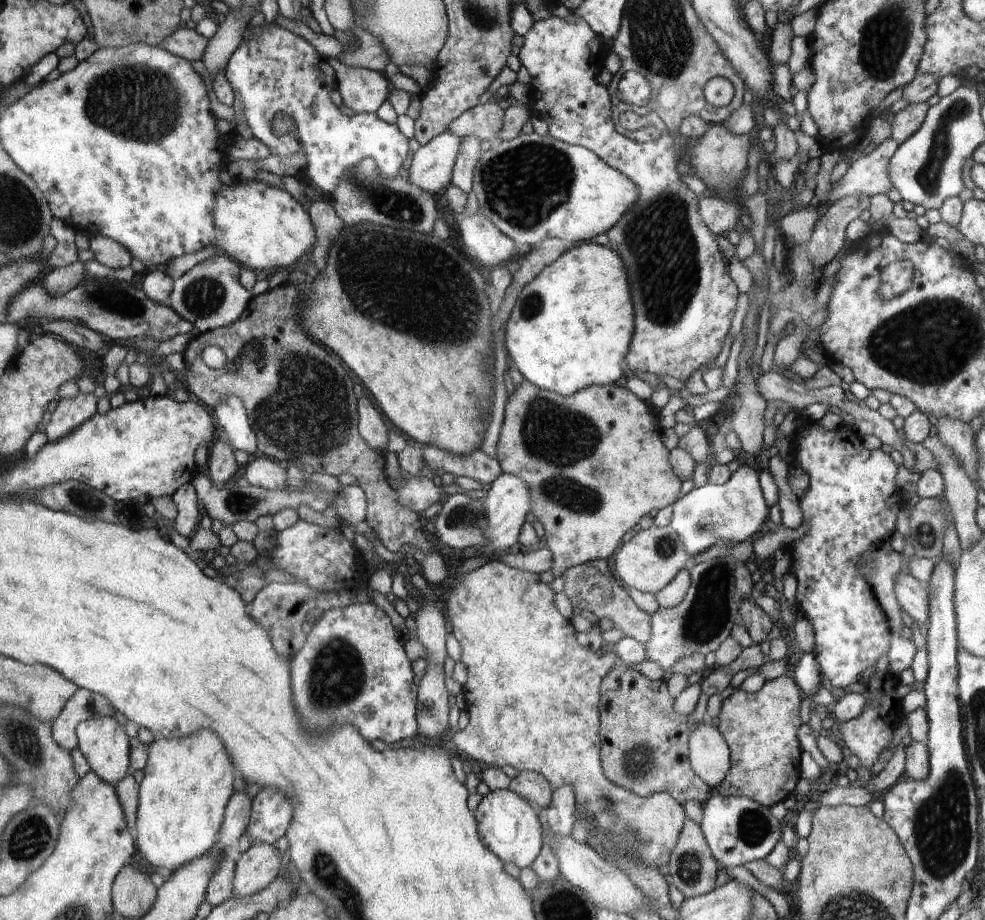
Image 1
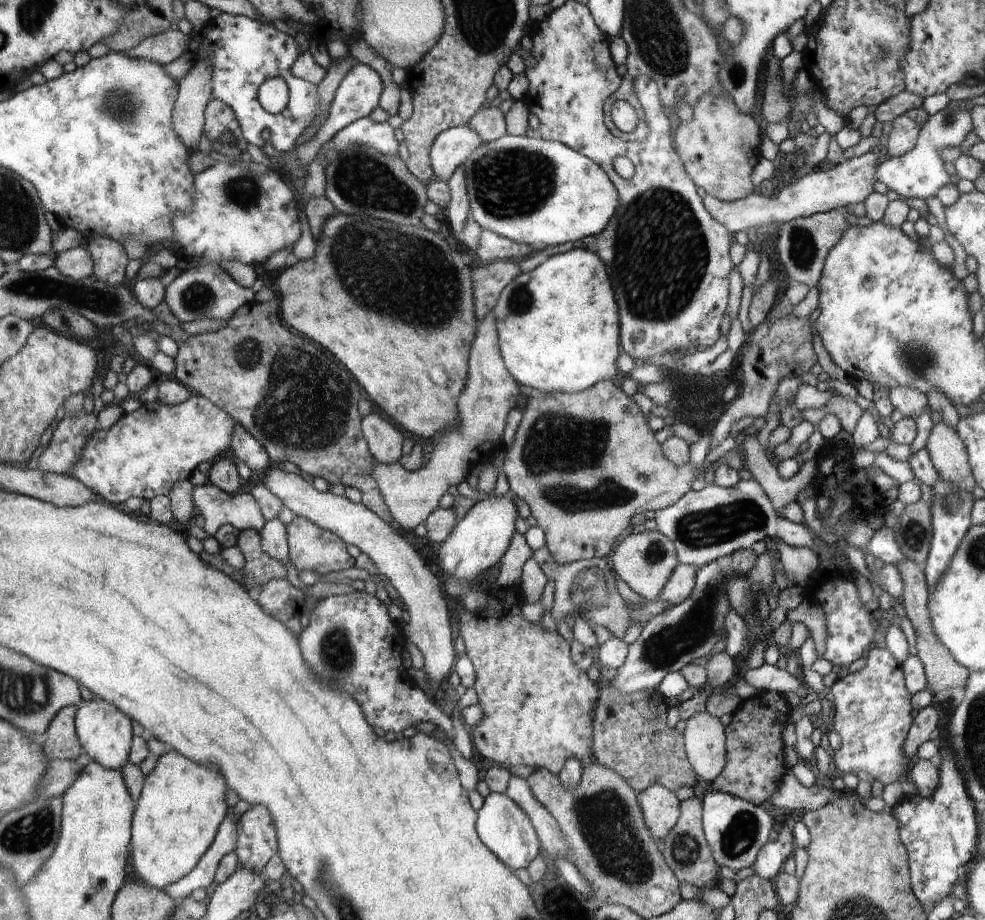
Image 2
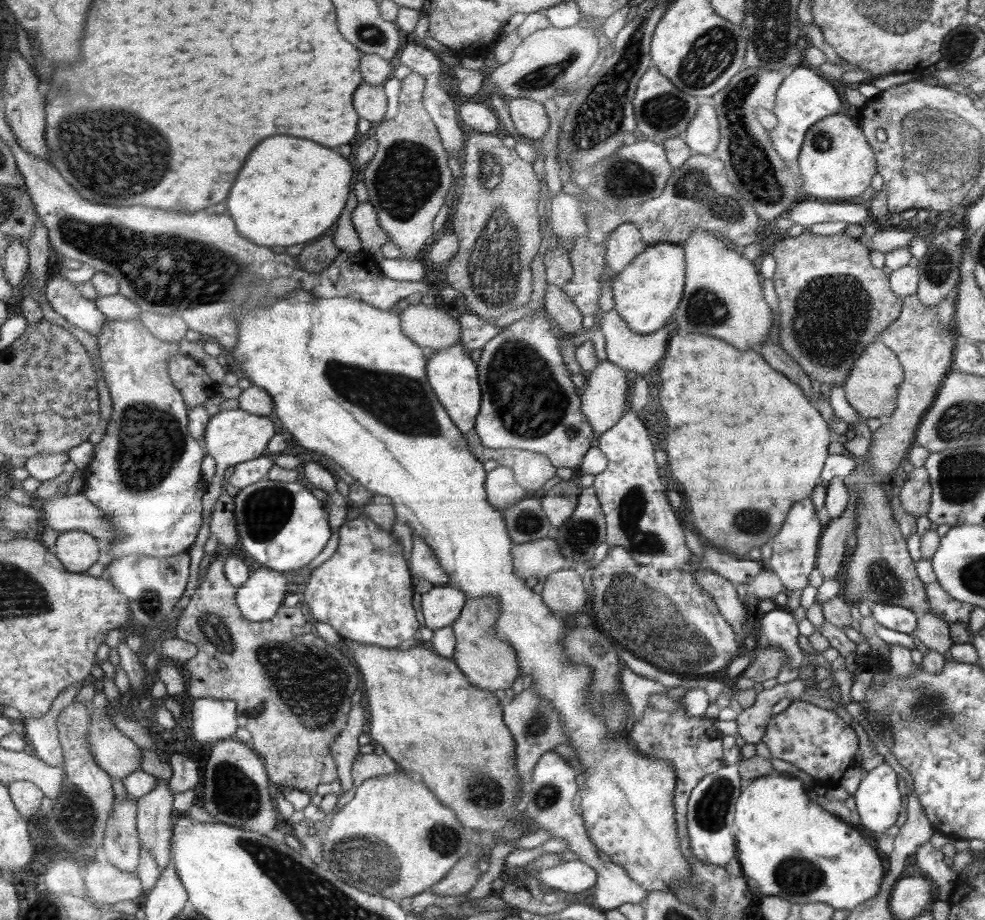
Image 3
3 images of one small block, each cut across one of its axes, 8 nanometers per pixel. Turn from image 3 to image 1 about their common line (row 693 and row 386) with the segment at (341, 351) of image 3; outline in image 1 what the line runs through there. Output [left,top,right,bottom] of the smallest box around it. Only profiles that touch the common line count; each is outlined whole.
[505,241,634,397]

